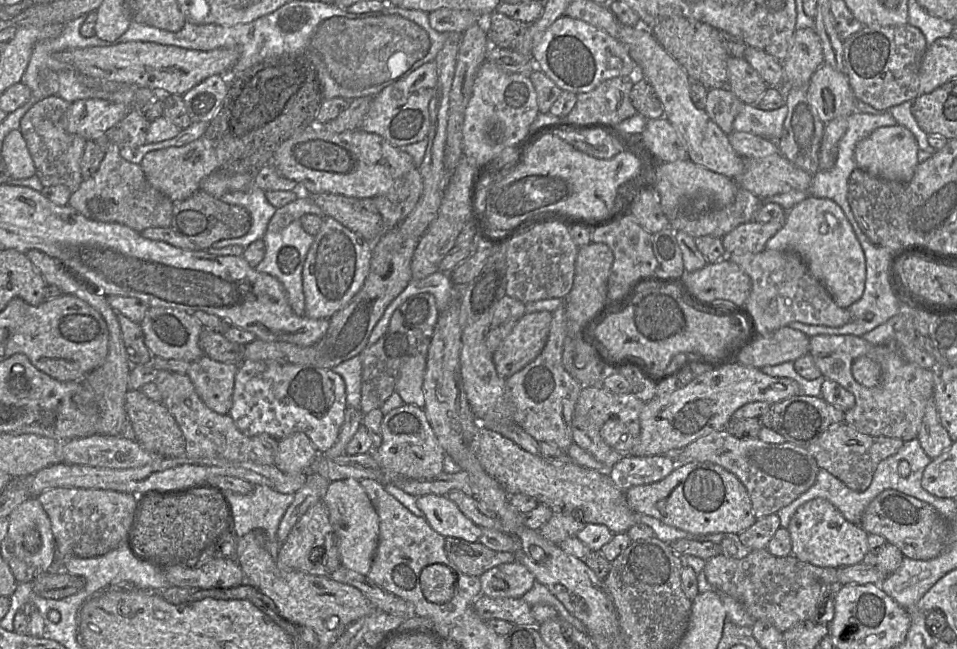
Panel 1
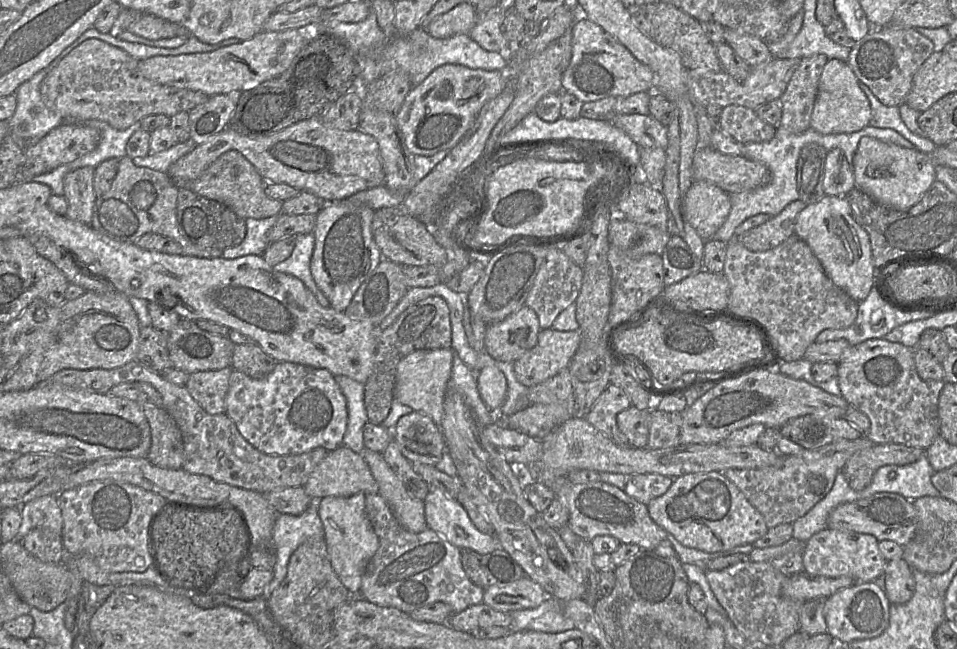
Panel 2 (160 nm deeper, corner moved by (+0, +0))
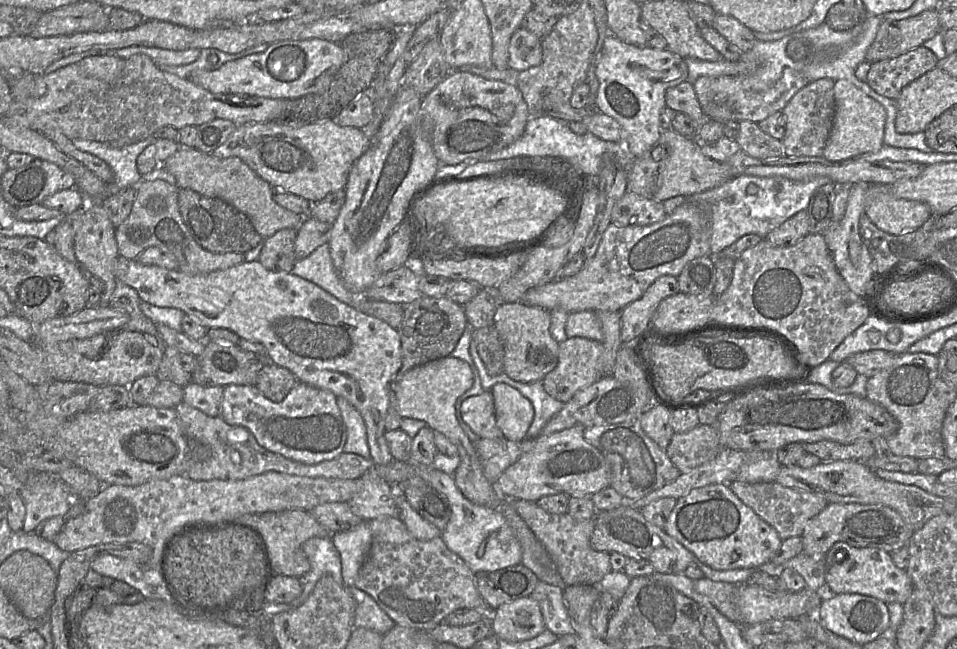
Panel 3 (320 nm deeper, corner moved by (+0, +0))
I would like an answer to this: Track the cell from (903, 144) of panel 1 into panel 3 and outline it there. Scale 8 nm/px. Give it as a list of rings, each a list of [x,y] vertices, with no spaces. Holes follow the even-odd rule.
[[[869,185],[866,188],[865,213],[879,229],[894,235],[908,233],[921,227],[931,216],[928,204],[894,197],[885,187],[886,185]]]

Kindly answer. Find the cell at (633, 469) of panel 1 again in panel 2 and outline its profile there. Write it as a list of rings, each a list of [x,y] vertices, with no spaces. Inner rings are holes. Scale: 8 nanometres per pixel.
[[[653,473],[633,474],[628,476],[624,491],[638,502],[647,504],[667,492],[673,478]]]

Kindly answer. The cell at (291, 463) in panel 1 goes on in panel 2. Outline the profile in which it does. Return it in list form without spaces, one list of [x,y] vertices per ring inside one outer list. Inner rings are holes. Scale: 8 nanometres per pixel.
[[[344,445],[328,451],[304,483],[303,489],[315,500],[324,497],[350,497],[357,493],[365,495],[379,493],[378,484],[362,454],[356,453]]]

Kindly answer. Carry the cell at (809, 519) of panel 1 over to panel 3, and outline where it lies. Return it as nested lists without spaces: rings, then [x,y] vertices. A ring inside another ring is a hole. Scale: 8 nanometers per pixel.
[[[836,542],[826,554],[826,590],[833,594],[861,594],[881,600],[903,604],[915,589],[905,570],[898,568],[890,553],[873,547],[856,548],[845,542]]]

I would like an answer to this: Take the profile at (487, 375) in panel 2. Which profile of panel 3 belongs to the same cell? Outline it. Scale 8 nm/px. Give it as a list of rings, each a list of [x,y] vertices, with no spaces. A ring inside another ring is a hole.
[[[496,383],[490,392],[494,398],[496,423],[505,438],[515,442],[525,440],[534,419],[531,402],[505,383]]]

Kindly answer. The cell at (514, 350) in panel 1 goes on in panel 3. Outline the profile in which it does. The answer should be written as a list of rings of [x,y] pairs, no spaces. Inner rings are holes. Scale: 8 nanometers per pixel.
[[[567,338],[558,344],[558,363],[542,380],[544,390],[553,398],[566,403],[579,390],[598,381],[601,376],[603,346],[600,342],[587,338]]]

